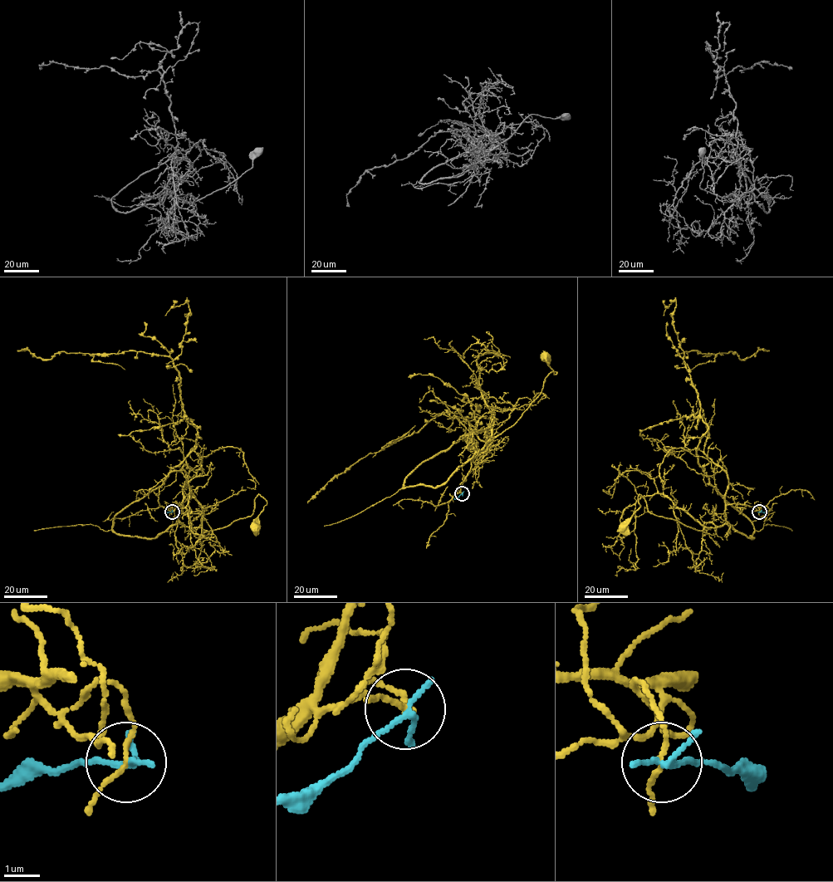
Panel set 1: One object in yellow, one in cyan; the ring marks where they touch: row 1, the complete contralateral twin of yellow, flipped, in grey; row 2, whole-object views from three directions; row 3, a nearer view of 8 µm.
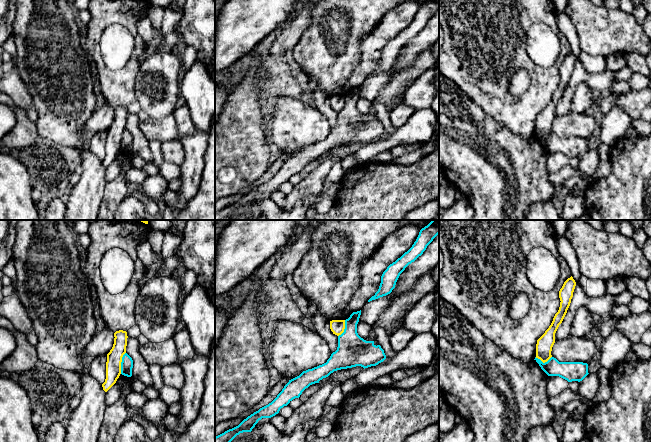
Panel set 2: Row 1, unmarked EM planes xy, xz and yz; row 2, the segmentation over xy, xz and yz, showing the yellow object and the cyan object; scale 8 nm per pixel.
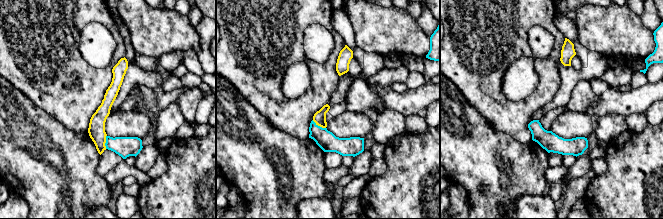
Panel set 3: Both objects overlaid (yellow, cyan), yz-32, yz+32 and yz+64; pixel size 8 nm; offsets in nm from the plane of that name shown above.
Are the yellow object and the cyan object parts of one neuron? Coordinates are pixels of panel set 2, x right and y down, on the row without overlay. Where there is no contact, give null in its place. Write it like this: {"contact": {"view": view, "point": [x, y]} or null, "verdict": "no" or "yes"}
{"contact": {"view": "xy", "point": [120, 139]}, "verdict": "no"}

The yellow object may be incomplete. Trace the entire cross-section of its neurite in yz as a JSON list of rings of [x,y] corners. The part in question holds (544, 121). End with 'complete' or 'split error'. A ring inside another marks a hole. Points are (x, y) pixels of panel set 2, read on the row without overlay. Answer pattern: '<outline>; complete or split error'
[[[571,52],[568,54],[559,67],[560,83],[555,90],[553,97],[545,109],[537,116],[536,120],[536,134],[540,135],[543,139],[547,138],[551,133],[552,123],[555,119],[555,109],[562,99],[567,86],[570,82],[576,58]]]; complete

